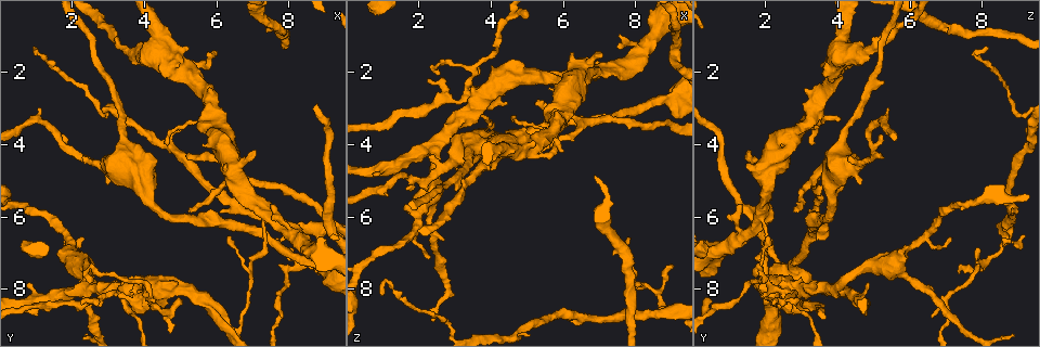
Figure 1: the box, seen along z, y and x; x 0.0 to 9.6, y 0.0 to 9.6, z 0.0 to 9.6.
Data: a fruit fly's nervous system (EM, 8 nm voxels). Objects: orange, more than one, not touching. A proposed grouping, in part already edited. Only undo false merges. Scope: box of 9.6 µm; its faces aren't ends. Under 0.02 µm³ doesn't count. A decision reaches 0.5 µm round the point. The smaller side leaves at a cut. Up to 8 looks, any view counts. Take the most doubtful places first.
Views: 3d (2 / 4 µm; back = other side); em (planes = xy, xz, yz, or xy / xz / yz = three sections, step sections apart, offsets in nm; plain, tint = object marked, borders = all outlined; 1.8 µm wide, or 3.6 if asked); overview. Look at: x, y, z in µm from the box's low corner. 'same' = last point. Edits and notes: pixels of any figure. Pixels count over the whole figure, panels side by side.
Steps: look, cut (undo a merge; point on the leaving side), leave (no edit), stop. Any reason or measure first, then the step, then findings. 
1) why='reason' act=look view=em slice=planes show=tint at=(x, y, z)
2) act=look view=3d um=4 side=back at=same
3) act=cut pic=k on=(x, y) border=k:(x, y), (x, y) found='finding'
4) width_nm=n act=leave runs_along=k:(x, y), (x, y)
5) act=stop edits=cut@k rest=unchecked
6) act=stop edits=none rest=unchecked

why='calibre changes' act=look view=em slice=planes show=tint at=(7.35, 6.05, 1.80)

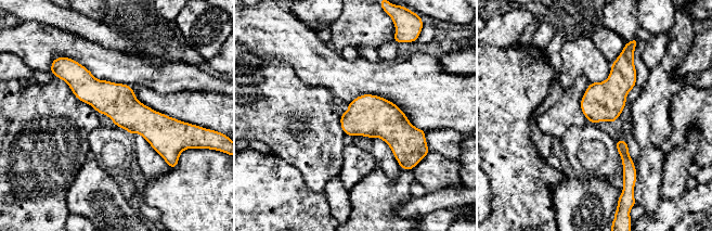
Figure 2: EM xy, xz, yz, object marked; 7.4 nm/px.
width_nm=280 act=leave found='all the same cell'

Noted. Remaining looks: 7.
why='thick turns thin' act=look view=3d um=4 at=(5.90, 3.20, 3.30)

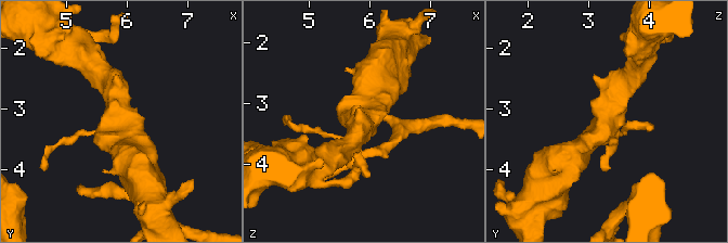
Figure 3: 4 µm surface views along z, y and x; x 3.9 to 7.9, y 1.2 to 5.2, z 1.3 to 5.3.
act=look view=em slice=xy step=8 show=tint at=(5.95, 3.20, 3.30)

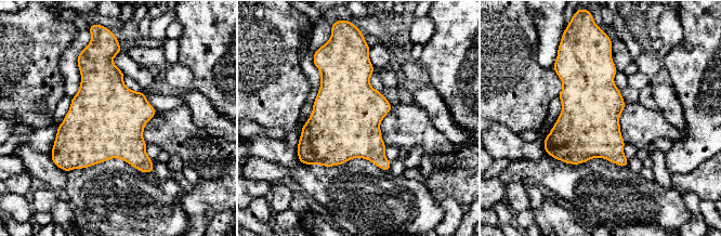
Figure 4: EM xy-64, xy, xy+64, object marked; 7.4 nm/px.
act=look view=em slice=planes show=borders at=same

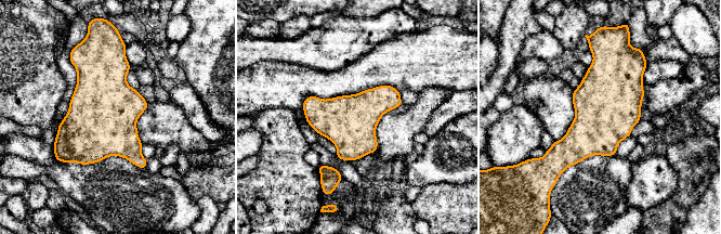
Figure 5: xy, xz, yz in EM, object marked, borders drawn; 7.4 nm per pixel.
act=leave found='one cell here'

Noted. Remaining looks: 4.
act=look view=em slice=planes show=tint at=(6.20, 8.80, 2.25)

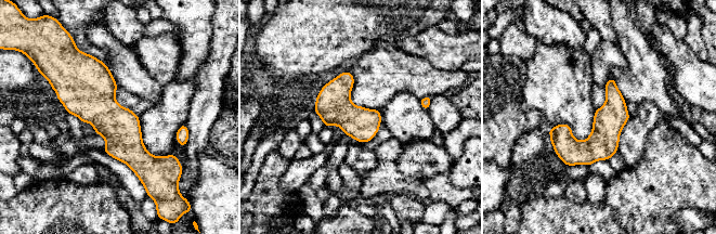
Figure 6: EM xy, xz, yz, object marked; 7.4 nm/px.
width_nm=240 act=leave runs_along=6:(611, 81), (607, 127), (568, 163) found='one cell here'

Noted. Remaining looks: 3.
why='sudden change in width' act=look view=em slice=planes show=tint at=(8.95, 6.30, 8.55)

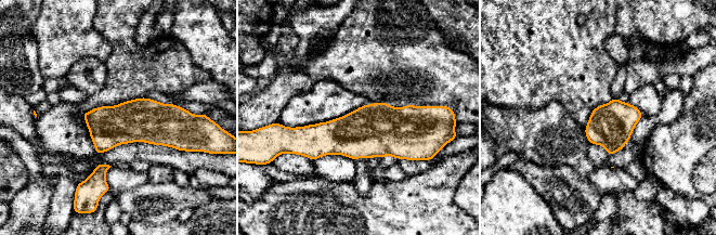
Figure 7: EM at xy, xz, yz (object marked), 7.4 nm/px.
act=leave found='all the same cell'

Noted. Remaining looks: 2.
act=stop edits=none rest=unchecked

